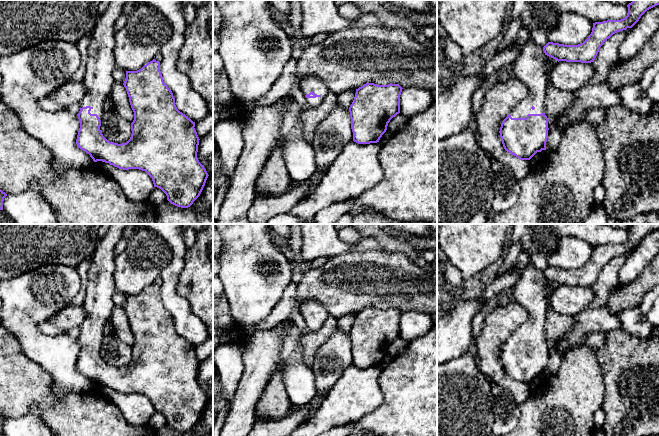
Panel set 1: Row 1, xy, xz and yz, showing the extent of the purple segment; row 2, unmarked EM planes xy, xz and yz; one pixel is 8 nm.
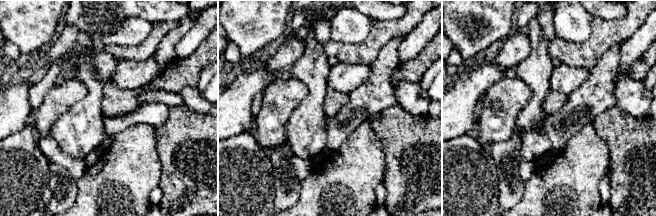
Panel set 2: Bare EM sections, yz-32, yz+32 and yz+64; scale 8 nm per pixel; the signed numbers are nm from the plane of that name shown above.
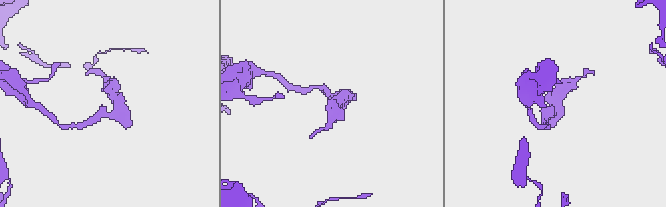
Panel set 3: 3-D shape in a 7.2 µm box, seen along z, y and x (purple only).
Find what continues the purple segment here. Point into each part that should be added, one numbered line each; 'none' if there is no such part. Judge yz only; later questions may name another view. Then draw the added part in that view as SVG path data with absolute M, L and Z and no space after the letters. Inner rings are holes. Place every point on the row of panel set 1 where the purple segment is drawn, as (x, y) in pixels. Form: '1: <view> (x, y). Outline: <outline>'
1: yz (529, 67). Outline: M531 37L522 45L519 57L513 64L515 77L523 82L529 93L510 112L512 118L526 118L528 114L544 113L544 98L548 77L546 74L545 53Z

